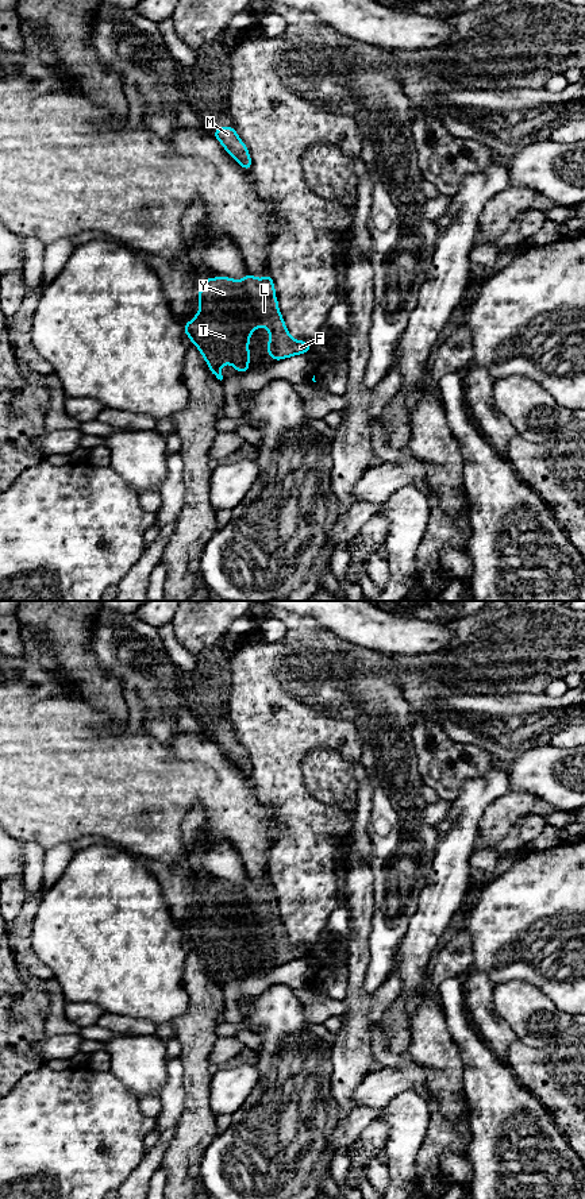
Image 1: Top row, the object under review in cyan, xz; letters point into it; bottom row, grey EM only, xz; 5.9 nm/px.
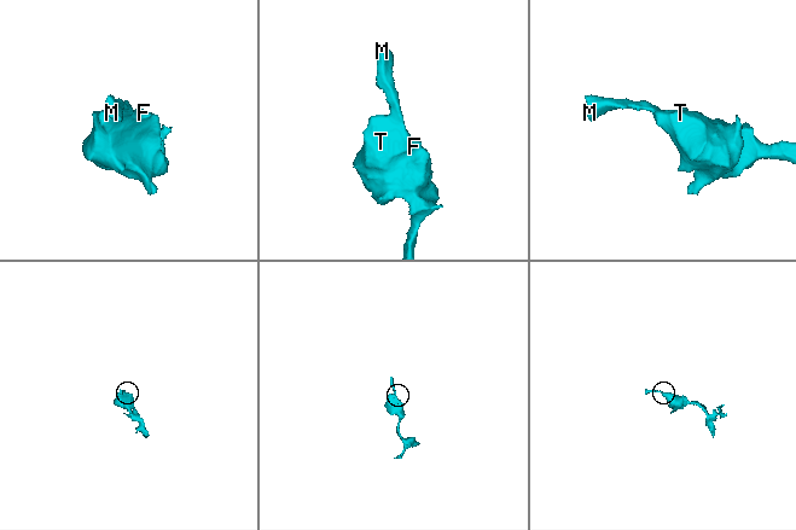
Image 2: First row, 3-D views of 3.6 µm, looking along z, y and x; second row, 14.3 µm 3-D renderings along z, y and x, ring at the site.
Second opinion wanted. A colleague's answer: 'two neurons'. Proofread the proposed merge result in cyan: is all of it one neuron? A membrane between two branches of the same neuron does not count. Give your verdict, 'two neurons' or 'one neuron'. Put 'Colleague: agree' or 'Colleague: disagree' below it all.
one neuron
Colleague: disagree

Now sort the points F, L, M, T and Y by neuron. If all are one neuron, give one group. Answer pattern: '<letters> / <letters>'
F L M T Y

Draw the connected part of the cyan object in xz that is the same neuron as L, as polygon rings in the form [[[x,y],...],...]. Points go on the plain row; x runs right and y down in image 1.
[[[250,878],[242,886],[224,880],[201,884],[199,918],[184,929],[184,937],[218,984],[223,984],[220,974],[224,968],[232,969],[238,978],[249,976],[247,951],[258,932],[269,934],[266,957],[273,965],[311,956],[308,947],[289,940],[274,901],[269,878],[262,884]]]

